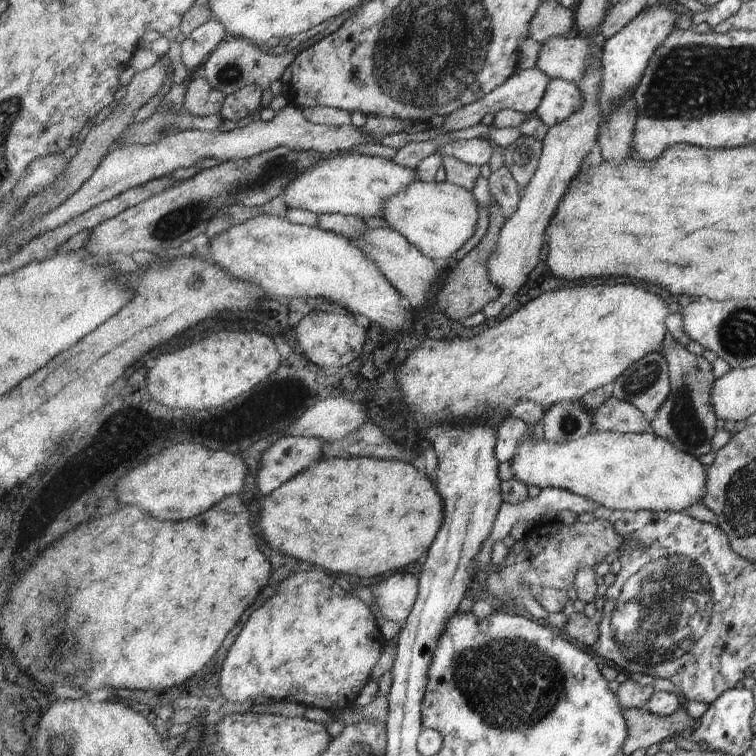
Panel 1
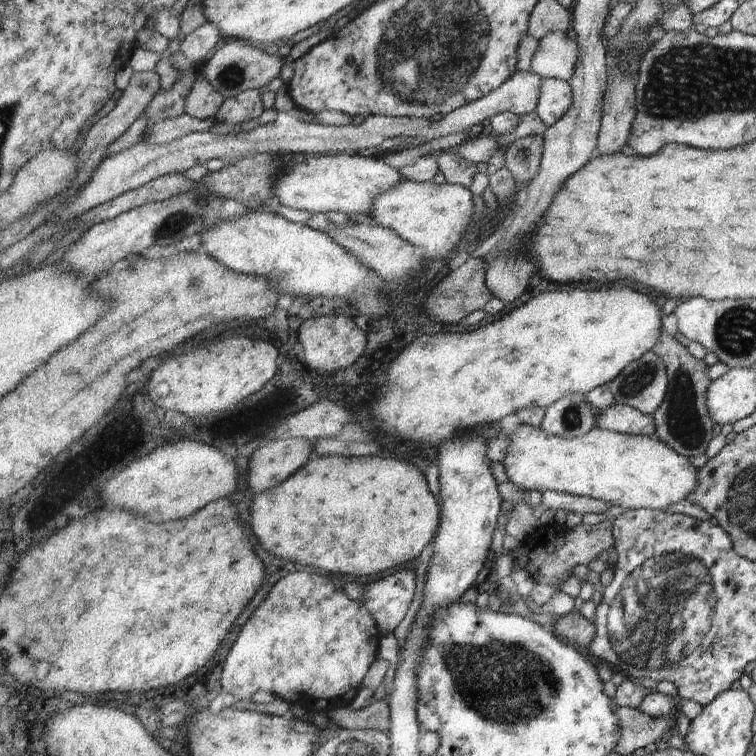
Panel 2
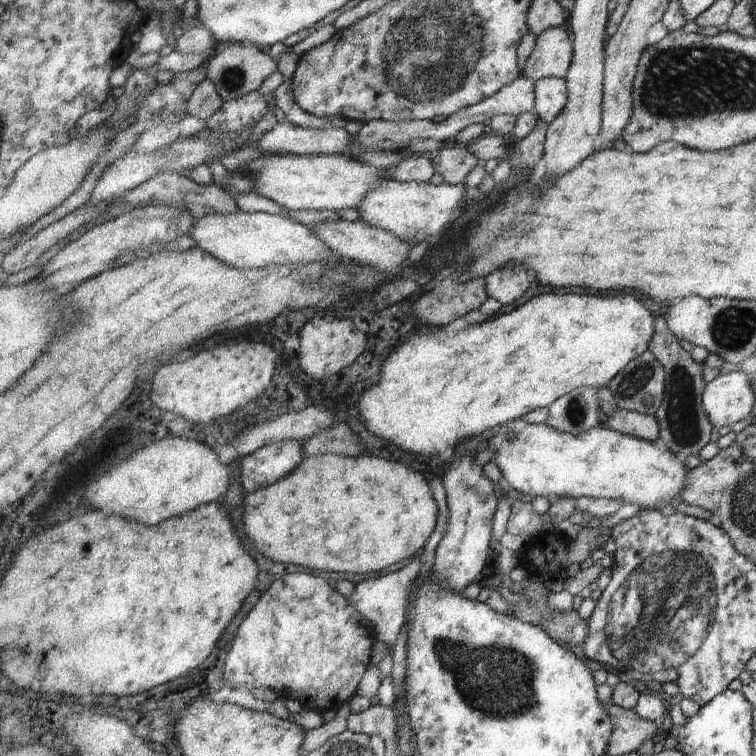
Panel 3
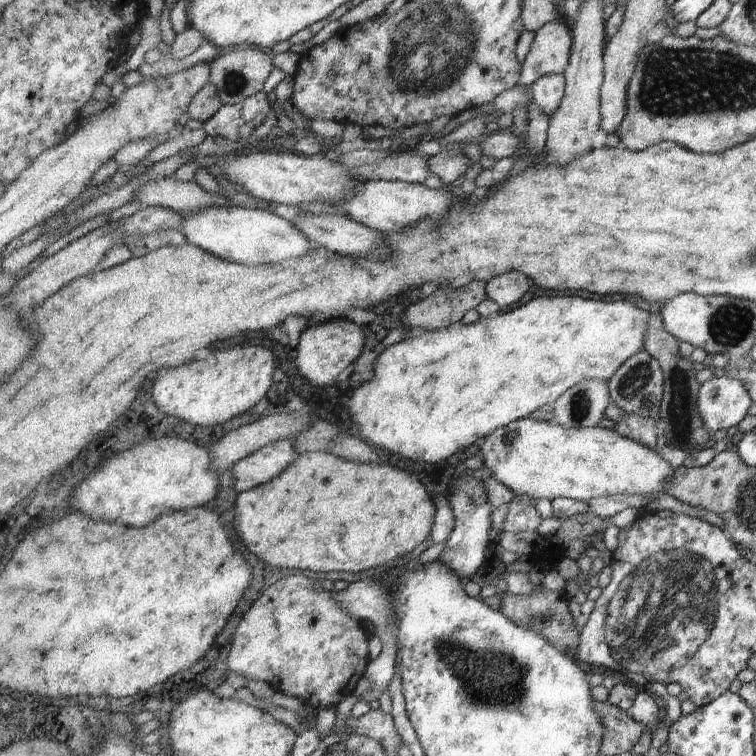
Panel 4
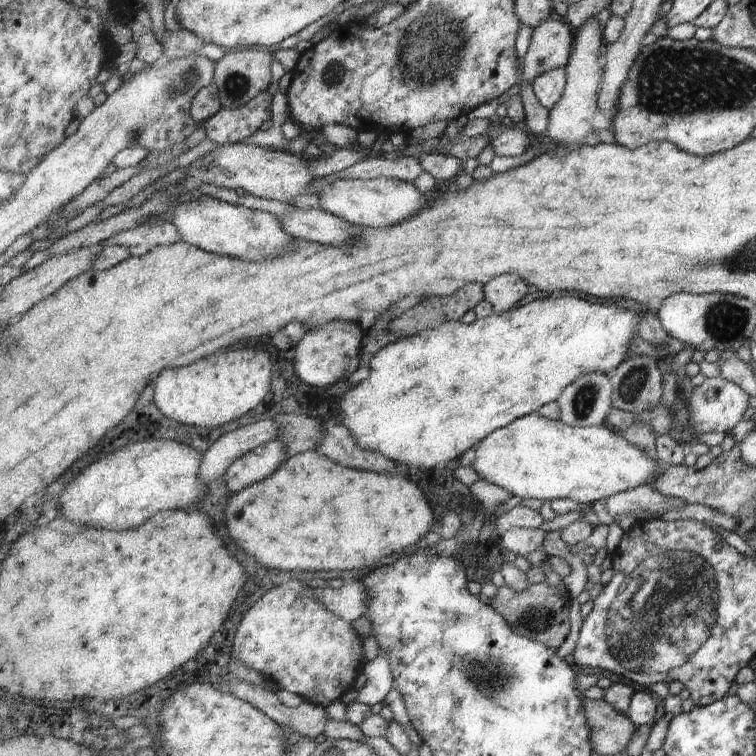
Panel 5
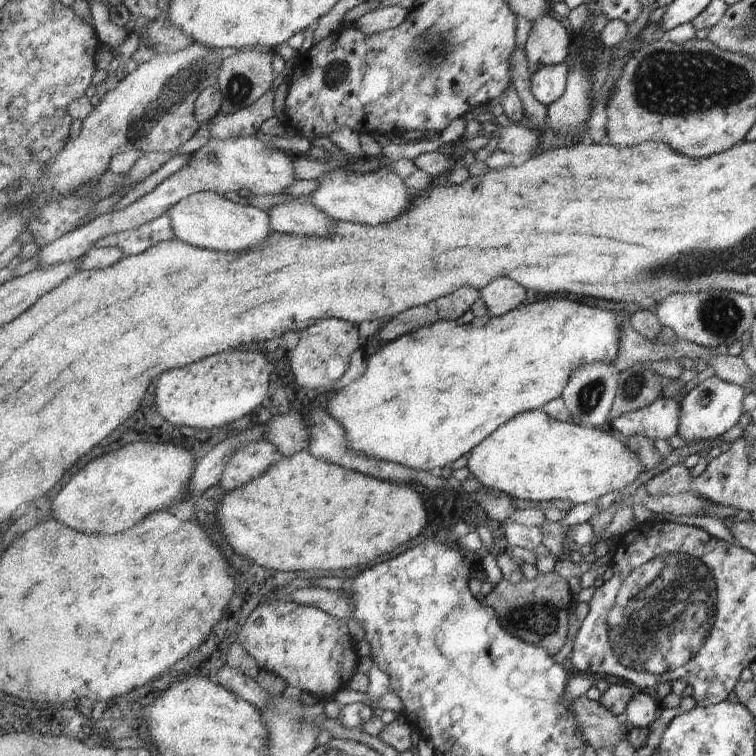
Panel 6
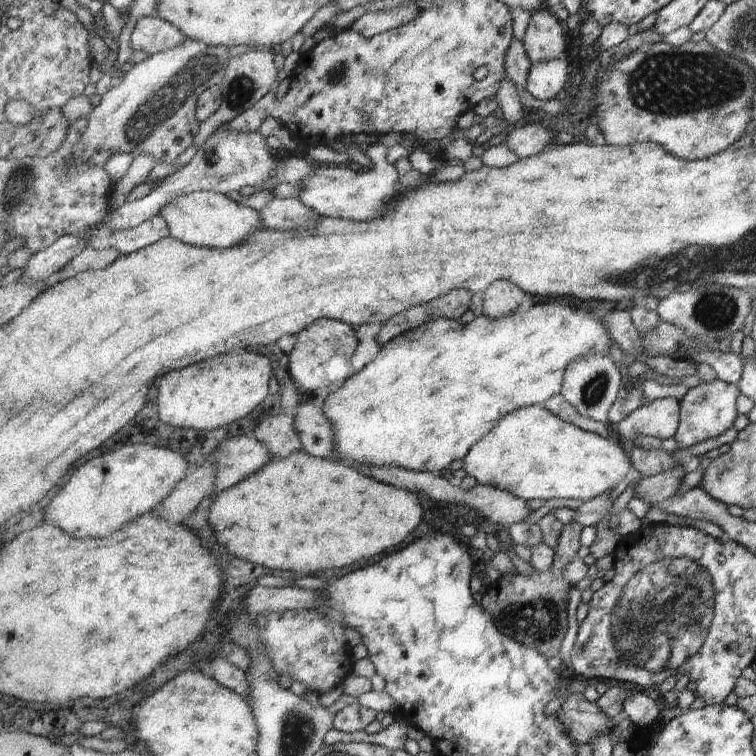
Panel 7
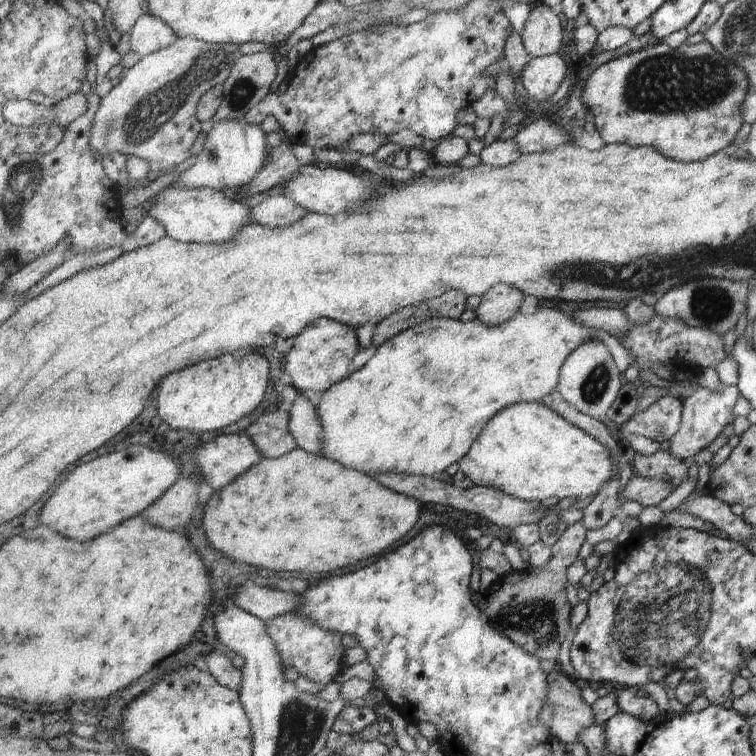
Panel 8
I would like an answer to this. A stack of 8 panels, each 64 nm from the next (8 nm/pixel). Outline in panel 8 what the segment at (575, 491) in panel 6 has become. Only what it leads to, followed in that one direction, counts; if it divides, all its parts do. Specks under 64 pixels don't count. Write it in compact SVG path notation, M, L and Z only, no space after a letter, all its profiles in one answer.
M542 402L519 403L495 414L484 426L470 453L458 463L459 469L479 487L493 487L502 493L527 502L543 502L547 498L583 499L597 494L613 476L615 464L607 448L577 426L569 423Z

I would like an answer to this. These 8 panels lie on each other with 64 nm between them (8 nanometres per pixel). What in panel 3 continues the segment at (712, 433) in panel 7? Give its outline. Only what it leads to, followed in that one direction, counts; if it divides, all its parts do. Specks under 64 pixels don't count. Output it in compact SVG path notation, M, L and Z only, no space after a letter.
M731 371L704 384L700 405L711 427L731 426L747 418L754 402L745 373Z

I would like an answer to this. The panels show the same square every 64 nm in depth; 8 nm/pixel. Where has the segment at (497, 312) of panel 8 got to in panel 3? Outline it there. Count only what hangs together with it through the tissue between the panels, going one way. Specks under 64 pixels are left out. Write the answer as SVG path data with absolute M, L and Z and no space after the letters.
M511 266L491 273L486 278L486 290L490 298L499 300L501 304L513 304L529 290L531 281L525 268Z

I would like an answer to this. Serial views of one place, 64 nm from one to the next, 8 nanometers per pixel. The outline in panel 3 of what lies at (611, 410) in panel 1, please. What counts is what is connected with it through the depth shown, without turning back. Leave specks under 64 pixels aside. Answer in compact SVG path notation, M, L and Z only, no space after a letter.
M619 408L618 413L613 417L604 417L604 425L650 443L655 442L658 437L658 424L654 417L627 409Z

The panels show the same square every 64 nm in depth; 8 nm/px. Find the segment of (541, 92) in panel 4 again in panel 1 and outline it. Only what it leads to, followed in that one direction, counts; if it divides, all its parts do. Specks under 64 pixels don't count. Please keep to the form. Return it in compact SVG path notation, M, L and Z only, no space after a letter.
M553 79L547 86L545 98L536 114L553 128L561 122L567 121L575 112L583 108L583 94L575 82L568 82L562 79Z

